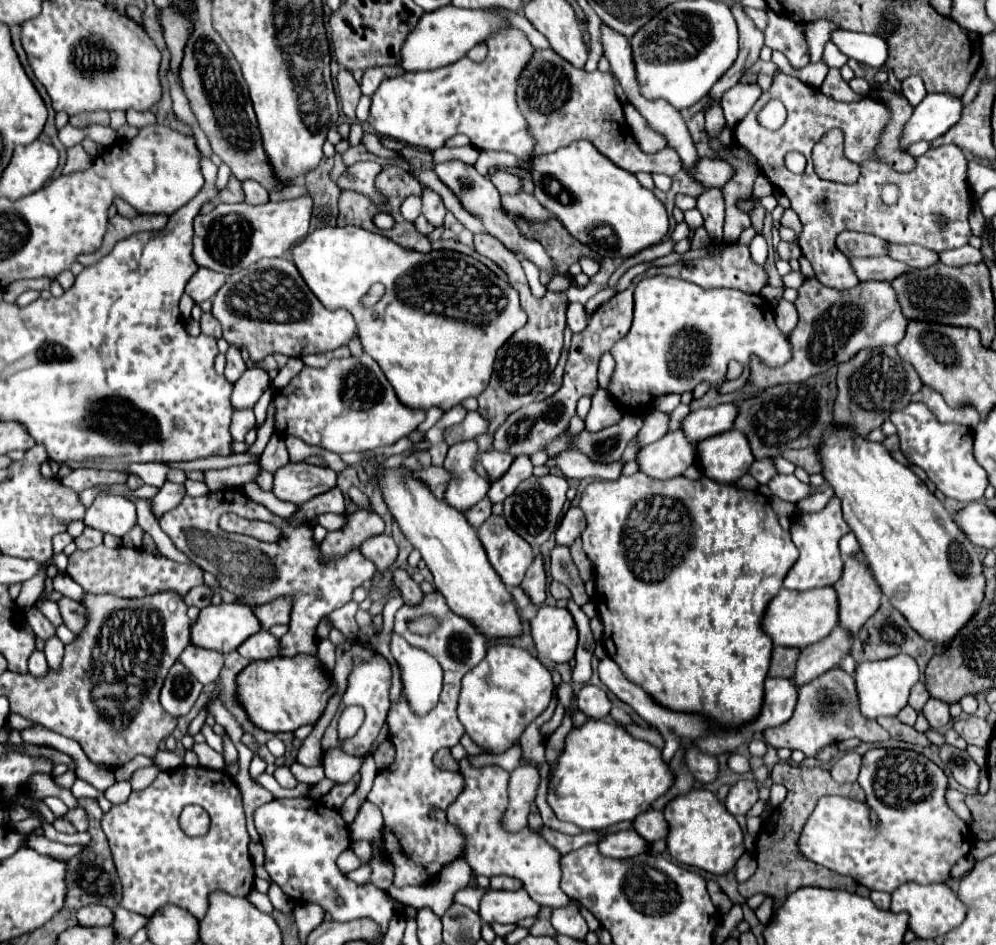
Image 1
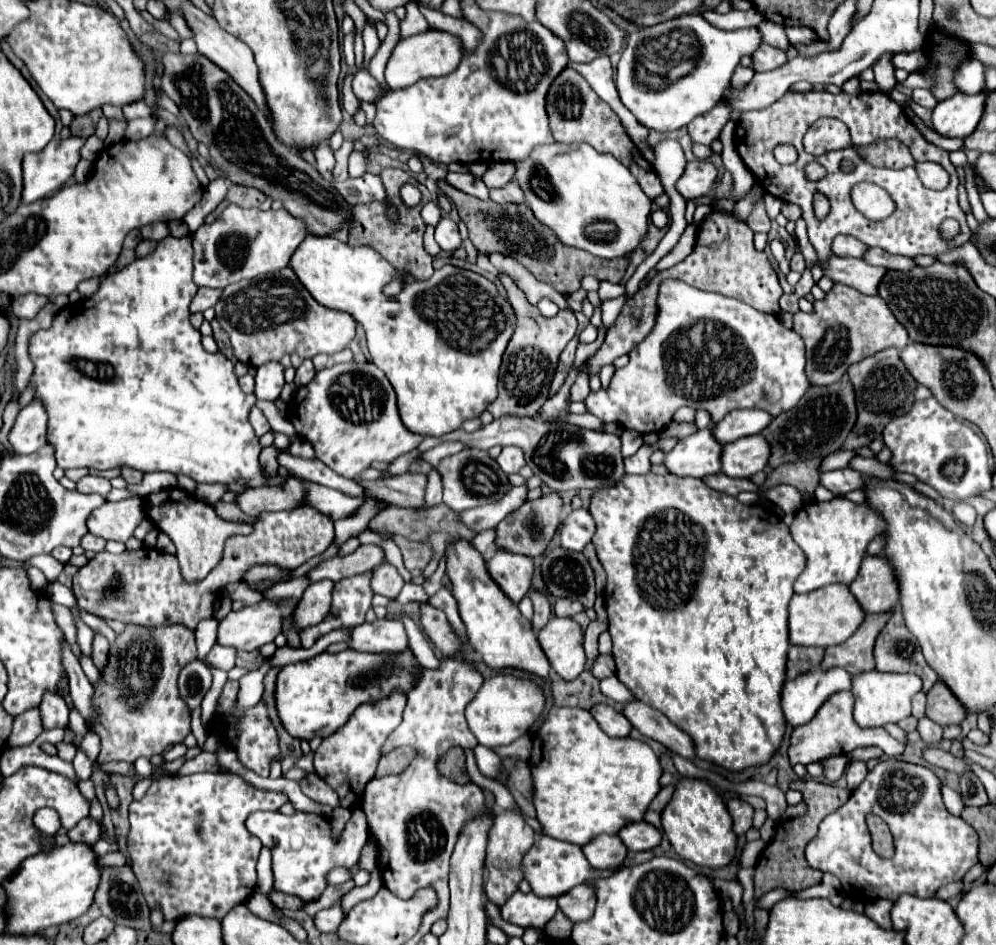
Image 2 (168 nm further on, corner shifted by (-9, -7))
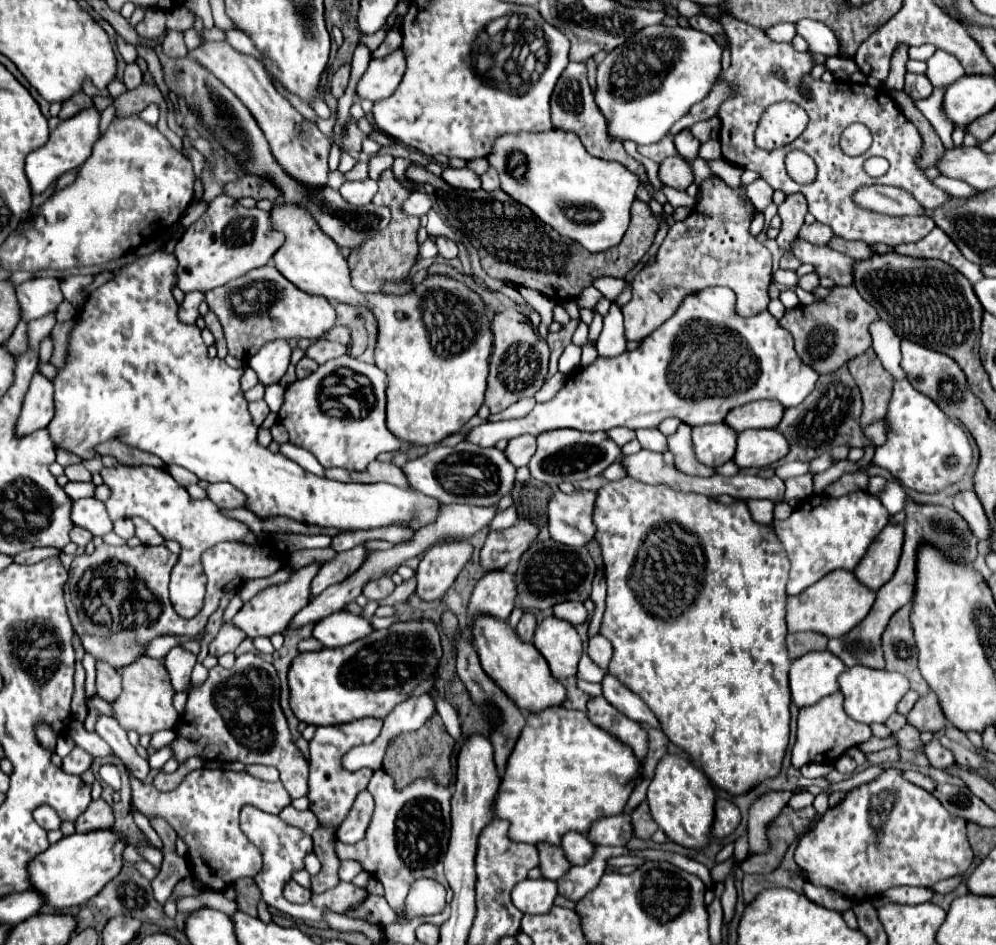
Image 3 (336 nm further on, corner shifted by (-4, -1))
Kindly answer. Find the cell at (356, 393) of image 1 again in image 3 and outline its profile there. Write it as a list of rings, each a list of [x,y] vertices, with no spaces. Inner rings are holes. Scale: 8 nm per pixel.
[[[341,355],[321,365],[309,377],[297,379],[293,385],[289,385],[277,419],[287,429],[289,441],[297,447],[311,451],[325,469],[341,467],[347,471],[361,471],[379,453],[397,451],[401,447],[401,441],[385,425],[385,387],[387,375],[377,365],[357,361],[355,357],[349,355]]]

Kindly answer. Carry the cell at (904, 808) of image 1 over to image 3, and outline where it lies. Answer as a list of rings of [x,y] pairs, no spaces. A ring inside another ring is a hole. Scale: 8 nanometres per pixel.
[[[893,767],[875,781],[851,789],[795,849],[795,863],[809,883],[833,889],[851,901],[881,895],[891,887],[929,887],[941,879],[965,875],[973,859],[965,821],[945,813],[931,793],[897,777]]]

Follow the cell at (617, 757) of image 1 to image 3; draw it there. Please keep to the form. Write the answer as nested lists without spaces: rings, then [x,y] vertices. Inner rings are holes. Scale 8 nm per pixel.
[[[551,707],[543,713],[527,717],[527,725],[521,731],[513,753],[509,755],[505,775],[501,779],[497,797],[493,801],[493,815],[509,821],[509,839],[529,845],[549,843],[559,845],[561,837],[569,831],[587,833],[591,823],[605,815],[619,815],[633,791],[633,779],[637,777],[639,763],[627,747],[621,747],[609,733],[597,729],[583,711],[571,711],[565,707]]]

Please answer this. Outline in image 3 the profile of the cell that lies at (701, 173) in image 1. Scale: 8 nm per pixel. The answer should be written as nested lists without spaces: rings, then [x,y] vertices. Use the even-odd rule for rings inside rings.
[[[667,157],[659,165],[659,179],[667,187],[685,191],[693,183],[693,171],[687,161],[681,161],[681,157]]]

